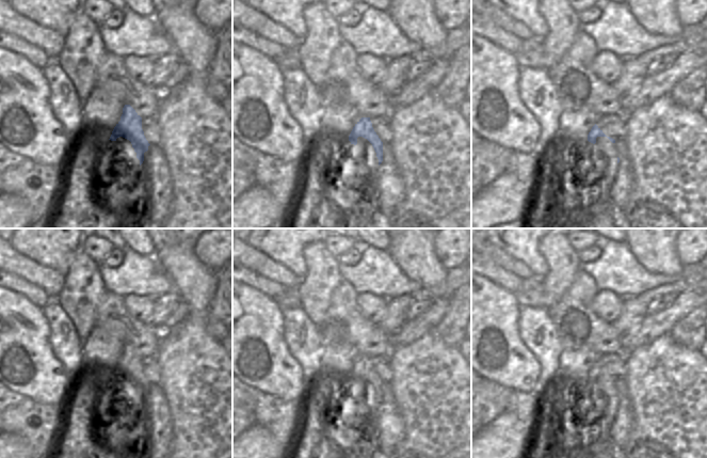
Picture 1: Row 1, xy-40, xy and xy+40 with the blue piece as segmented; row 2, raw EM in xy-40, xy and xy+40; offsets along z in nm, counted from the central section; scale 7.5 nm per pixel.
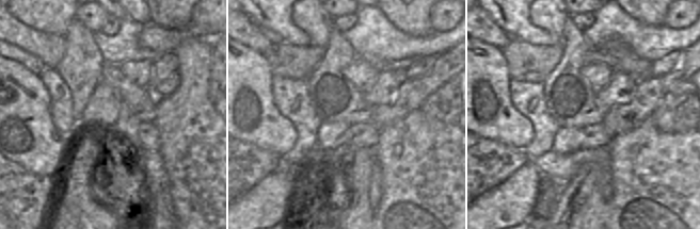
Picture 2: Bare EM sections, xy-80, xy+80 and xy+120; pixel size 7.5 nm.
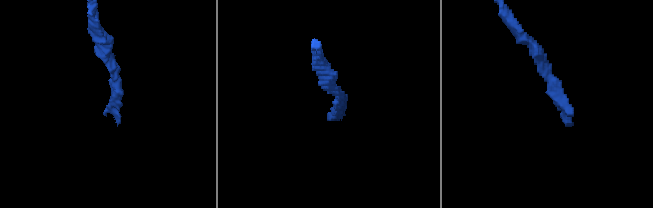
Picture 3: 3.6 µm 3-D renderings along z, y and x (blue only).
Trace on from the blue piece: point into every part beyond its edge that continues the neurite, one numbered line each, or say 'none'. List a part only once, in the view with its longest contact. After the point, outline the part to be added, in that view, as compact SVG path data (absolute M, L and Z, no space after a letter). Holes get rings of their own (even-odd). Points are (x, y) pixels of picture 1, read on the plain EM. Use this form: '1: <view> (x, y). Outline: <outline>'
1: xy (362, 445). Outline: M363 376L357 377L356 384L348 380L347 386L361 394L364 407L357 420L355 435L346 443L344 452L349 458L372 458L376 452L380 452L372 437L376 432L376 411L380 406L376 392L372 383Z

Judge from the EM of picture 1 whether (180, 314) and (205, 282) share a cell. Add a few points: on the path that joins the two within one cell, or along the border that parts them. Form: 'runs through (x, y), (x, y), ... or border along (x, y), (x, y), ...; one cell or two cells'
border along (182, 300), (188, 306), (188, 314), (179, 325); two cells

